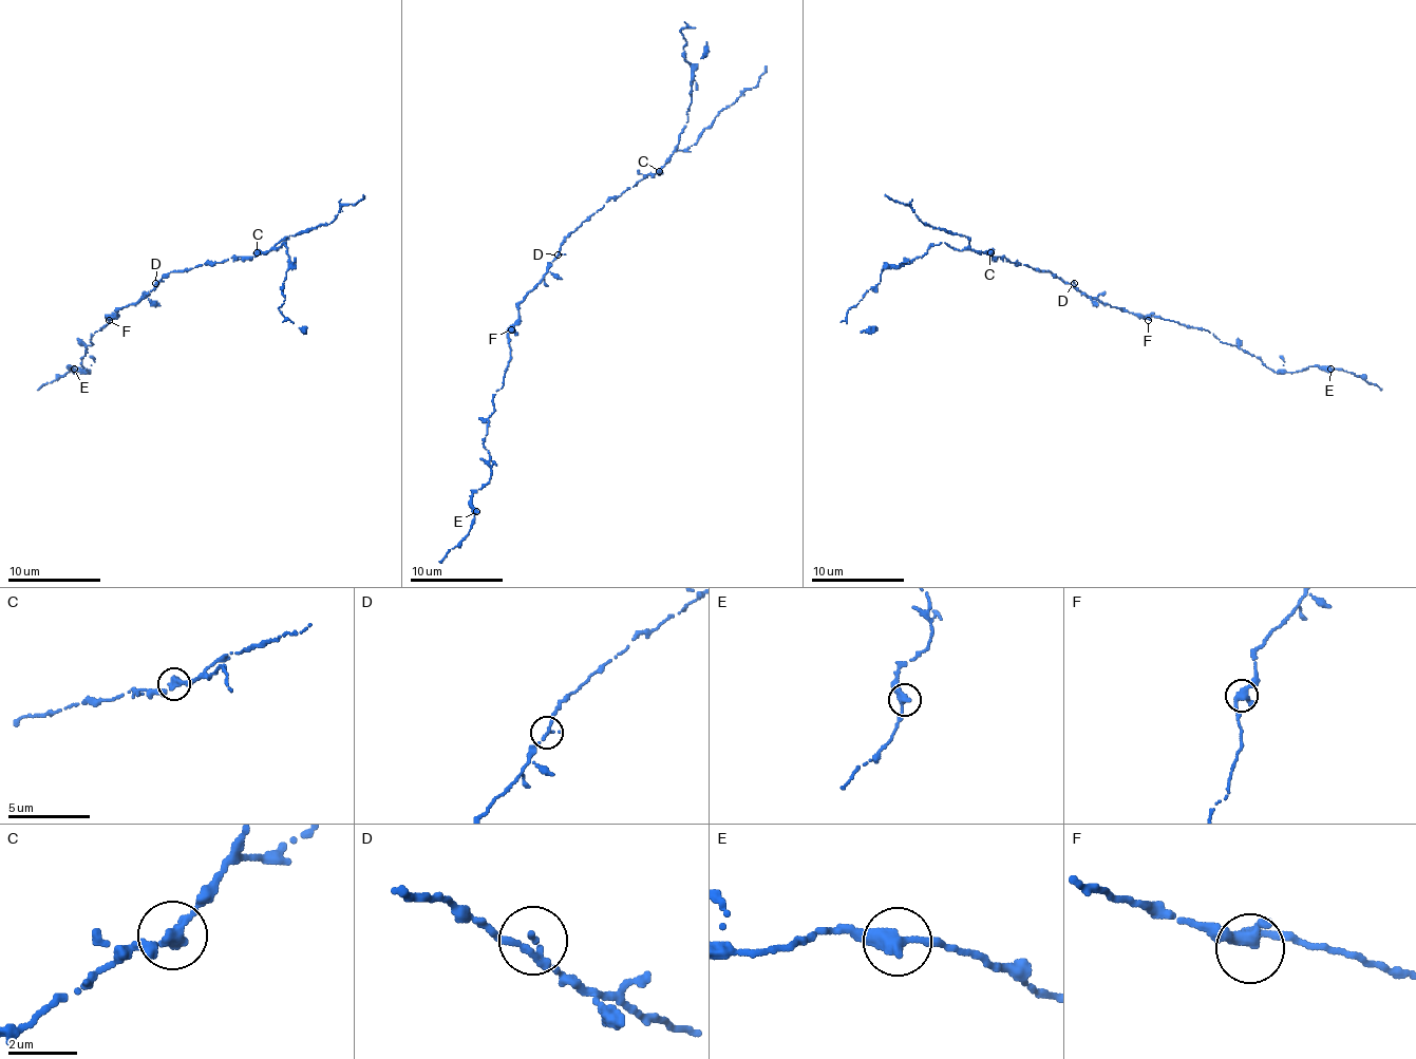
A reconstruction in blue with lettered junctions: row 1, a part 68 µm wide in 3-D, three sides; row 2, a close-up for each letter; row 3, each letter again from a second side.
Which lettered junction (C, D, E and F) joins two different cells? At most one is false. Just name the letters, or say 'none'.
none

